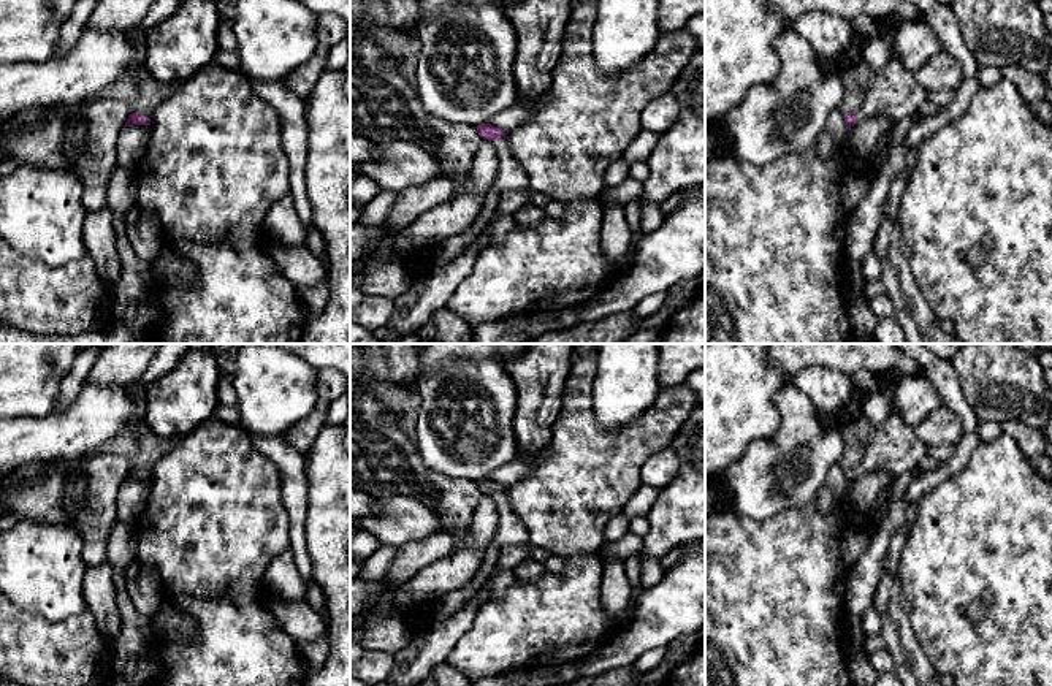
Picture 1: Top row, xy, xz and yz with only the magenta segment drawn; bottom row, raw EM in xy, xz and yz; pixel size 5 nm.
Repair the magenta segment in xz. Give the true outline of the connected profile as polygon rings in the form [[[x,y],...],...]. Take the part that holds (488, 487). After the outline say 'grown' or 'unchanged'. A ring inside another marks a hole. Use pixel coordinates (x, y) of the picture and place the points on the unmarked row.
[[[482,478],[482,480],[477,480],[475,483],[478,490],[483,494],[491,496],[497,505],[499,524],[493,535],[493,542],[501,548],[529,542],[528,531],[520,523],[520,520],[515,516],[515,513],[512,512],[509,505],[509,499],[505,493],[507,488],[491,478]]]; grown

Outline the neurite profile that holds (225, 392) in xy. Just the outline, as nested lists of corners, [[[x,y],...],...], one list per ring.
[[[219,372],[217,398],[219,402],[238,409],[238,396],[233,387],[233,375],[230,375],[228,372]]]

